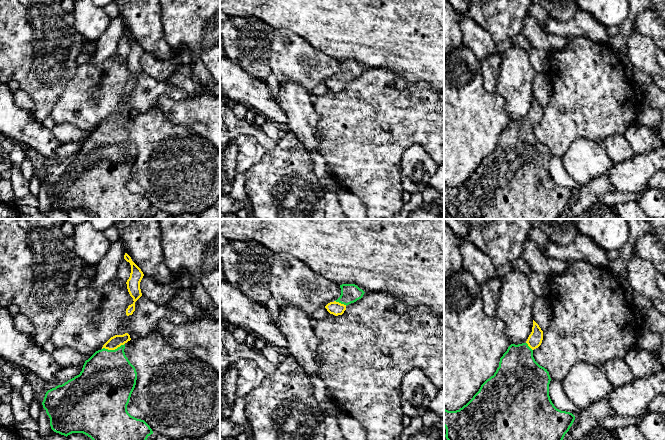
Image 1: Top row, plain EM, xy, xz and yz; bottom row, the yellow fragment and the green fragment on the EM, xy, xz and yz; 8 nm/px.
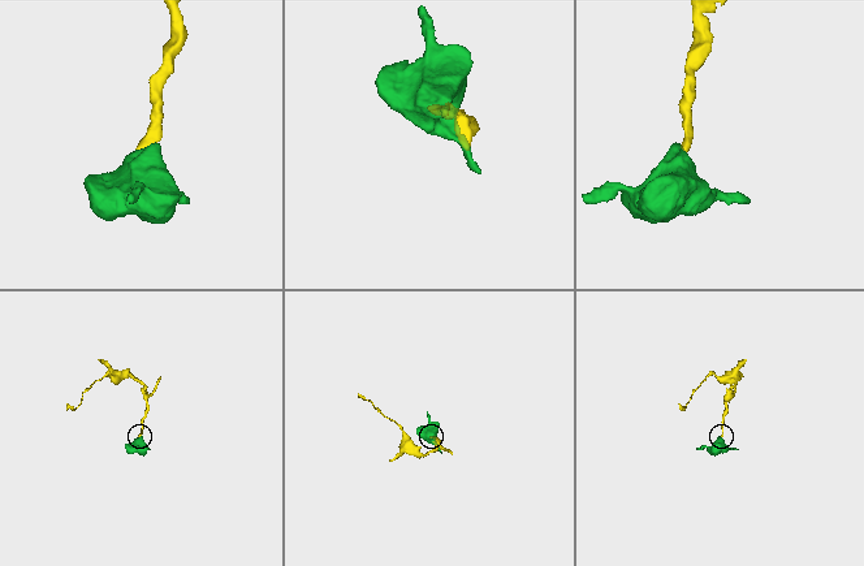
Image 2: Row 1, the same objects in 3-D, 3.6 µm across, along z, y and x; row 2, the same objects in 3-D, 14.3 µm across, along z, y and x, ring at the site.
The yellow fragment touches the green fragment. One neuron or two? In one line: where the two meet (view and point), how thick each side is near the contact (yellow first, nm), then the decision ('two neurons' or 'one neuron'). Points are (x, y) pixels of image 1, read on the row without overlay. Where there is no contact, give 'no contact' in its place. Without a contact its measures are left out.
meets yellow in xy at (113, 125); 100 nm thick on the yellow side, 440 nm on the other; one neuron

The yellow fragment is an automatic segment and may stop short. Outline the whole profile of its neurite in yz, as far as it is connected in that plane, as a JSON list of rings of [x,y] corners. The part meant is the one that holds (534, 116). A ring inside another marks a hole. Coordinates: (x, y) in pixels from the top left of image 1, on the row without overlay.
[[[533,96],[532,108],[522,120],[511,120],[500,134],[499,143],[487,155],[473,174],[462,184],[448,187],[444,184],[444,203],[449,219],[560,219],[572,202],[575,192],[557,185],[549,172],[549,148],[533,133],[533,126],[543,116],[543,107]]]

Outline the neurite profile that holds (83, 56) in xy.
[[[81,50],[77,56],[78,65],[83,64],[85,62],[89,62],[95,55],[95,51],[93,52],[85,52]]]

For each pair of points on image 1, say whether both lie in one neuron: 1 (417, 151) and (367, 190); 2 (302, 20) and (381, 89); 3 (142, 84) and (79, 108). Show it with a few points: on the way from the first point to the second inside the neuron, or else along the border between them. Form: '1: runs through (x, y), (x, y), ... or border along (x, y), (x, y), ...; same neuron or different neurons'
1: border along (414, 144), (402, 156), (402, 187); different neurons
2: border along (365, 67), (385, 67), (388, 69); different neurons
3: runs through (128, 99), (95, 99); same neuron

